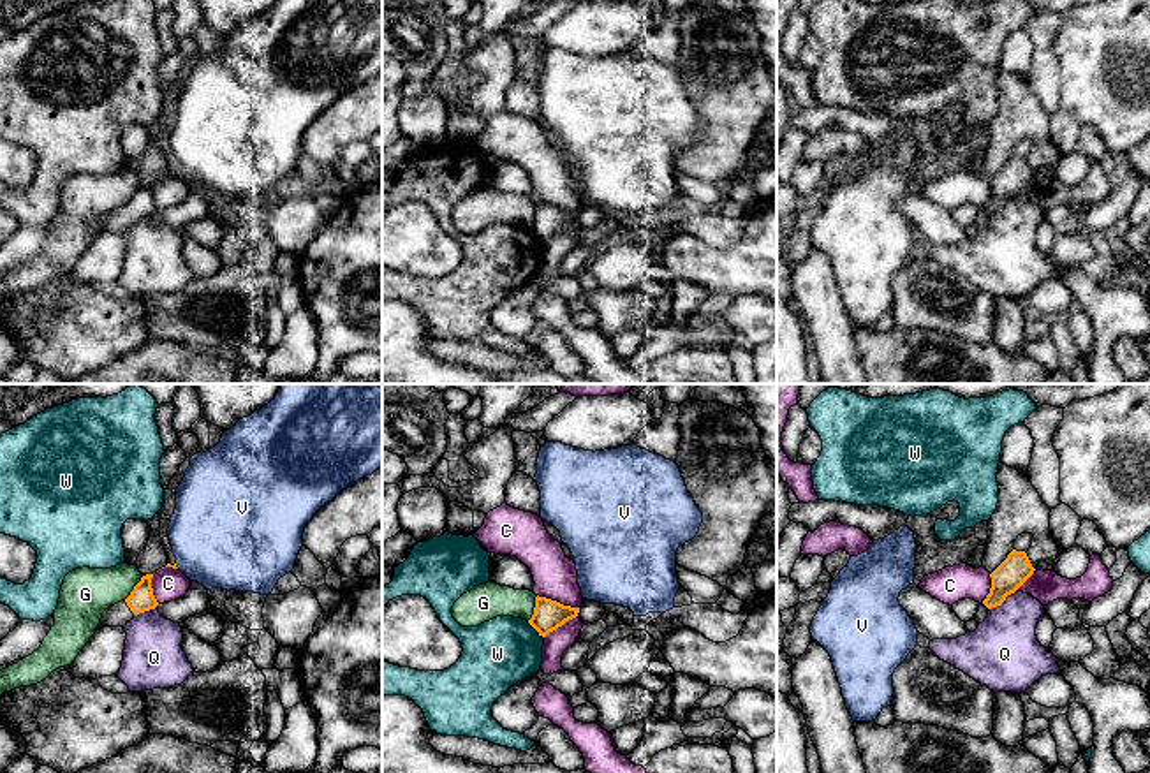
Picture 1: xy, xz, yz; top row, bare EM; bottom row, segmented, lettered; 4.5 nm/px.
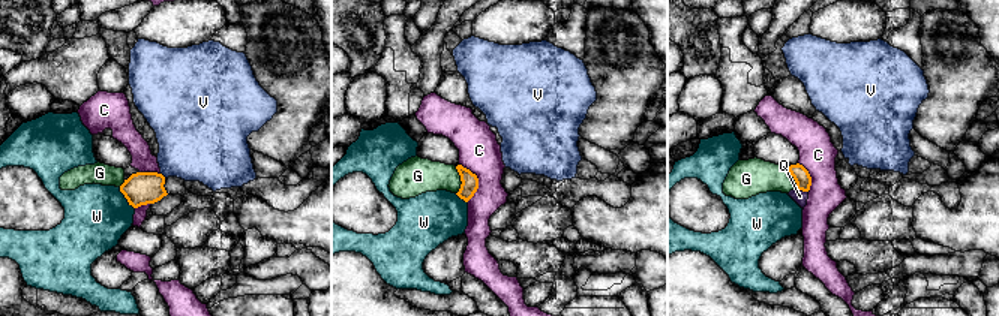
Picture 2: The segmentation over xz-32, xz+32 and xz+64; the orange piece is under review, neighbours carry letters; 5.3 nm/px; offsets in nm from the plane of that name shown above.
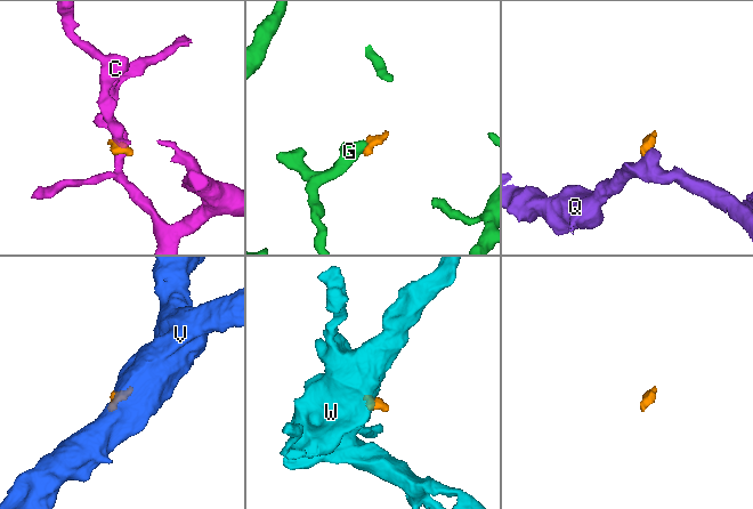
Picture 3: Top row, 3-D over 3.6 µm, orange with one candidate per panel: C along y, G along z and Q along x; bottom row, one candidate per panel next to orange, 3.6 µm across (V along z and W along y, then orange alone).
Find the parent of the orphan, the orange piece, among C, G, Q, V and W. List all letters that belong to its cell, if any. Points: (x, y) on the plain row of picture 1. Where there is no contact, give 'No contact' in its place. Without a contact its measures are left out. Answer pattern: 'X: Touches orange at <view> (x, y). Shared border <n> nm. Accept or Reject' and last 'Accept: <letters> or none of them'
C: Touches orange at xz (559, 208). Shared border 200 nm. Reject
G: Touches orange at xz (534, 213). Shared border 130 nm. Reject
Q: Touches orange at yz (1002, 206). Shared border 150 nm. Reject
V: Touches orange at xy (175, 171). Shared border 30 nm. Reject
W: Touches orange at xz (536, 235). Shared border 110 nm. Reject
Accept: none of them

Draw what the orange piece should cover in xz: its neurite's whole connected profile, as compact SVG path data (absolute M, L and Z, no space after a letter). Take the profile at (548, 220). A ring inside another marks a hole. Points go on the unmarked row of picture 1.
M535 202L534 220L528 229L539 238L539 241L546 243L549 238L562 232L565 227L576 224L579 213L564 211L557 206L546 202Z

